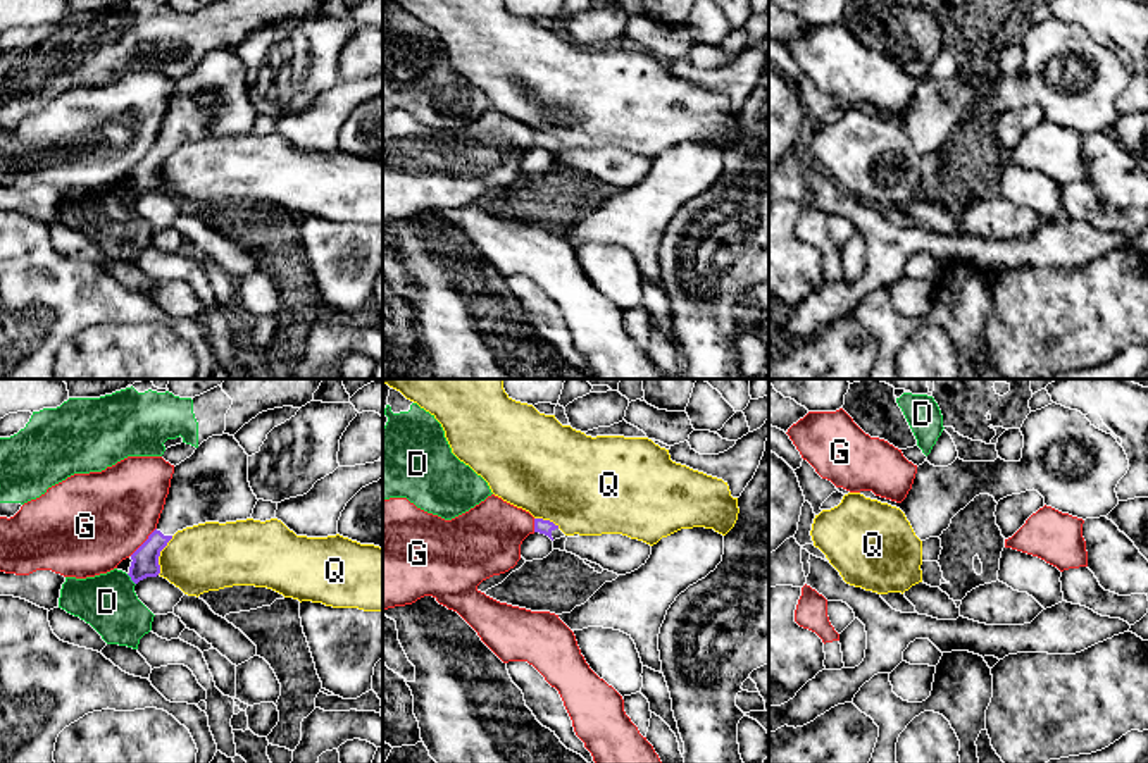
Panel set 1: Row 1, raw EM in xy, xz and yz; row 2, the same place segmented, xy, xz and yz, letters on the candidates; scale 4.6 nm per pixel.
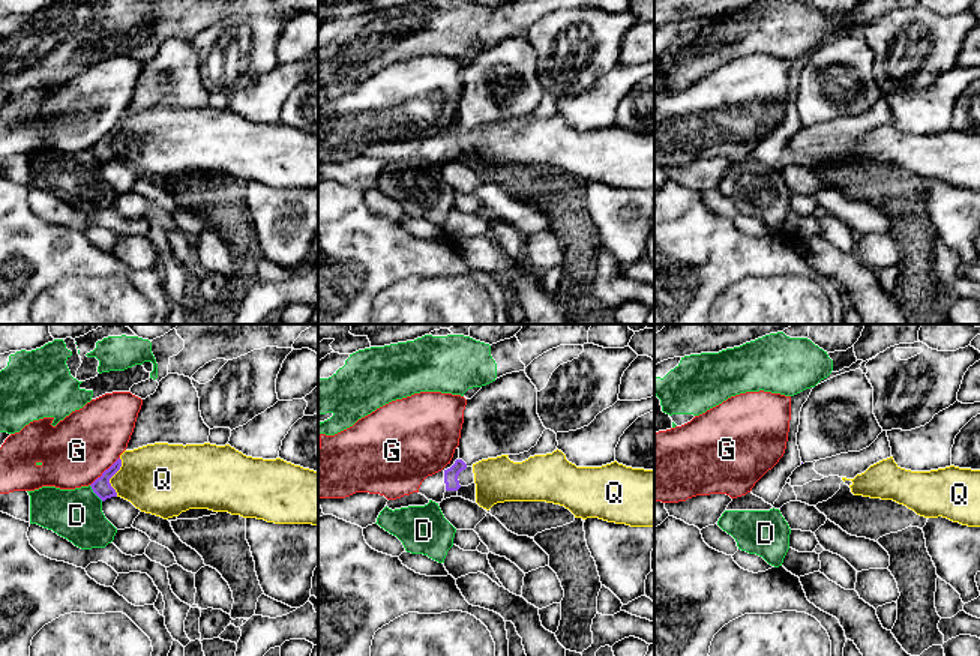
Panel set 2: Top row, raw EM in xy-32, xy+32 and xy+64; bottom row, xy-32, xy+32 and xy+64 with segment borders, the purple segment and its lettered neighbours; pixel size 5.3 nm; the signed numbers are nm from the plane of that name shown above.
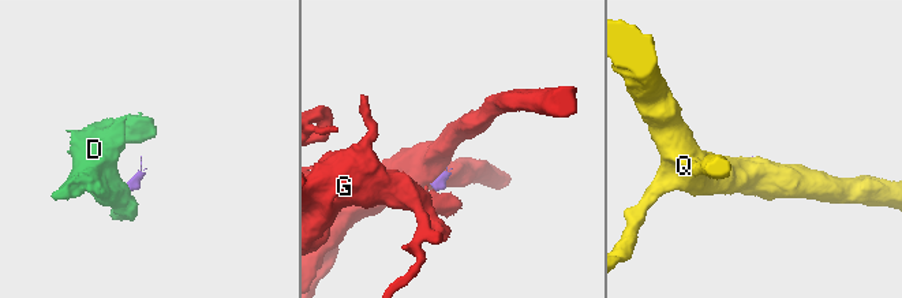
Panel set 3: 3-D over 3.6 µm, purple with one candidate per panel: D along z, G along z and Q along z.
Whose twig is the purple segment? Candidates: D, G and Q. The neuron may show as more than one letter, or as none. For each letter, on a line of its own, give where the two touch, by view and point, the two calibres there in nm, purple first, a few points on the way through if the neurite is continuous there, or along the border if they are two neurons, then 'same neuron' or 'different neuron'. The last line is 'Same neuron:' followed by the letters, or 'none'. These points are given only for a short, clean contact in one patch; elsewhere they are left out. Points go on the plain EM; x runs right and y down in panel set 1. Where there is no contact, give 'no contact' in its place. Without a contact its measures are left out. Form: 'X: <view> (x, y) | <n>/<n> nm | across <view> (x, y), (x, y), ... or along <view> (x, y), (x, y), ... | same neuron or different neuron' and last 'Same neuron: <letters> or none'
D: xy (131, 193) | 130/260 nm | along xy (126, 188), (135, 198) | different neuron
G: xy (145, 155) | 130/440 nm | along xy (155, 142), (130, 169) | different neuron
Q: xy (159, 169) | 130/320 nm | along xy (173, 150), (161, 166), (157, 188) | different neuron
Same neuron: none

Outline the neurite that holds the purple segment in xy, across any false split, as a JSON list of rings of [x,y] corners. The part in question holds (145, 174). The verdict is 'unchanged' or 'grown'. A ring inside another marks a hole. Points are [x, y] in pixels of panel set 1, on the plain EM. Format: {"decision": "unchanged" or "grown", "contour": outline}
{"decision": "grown", "contour": [[[212,50],[174,81],[157,143],[131,169],[134,198],[160,188],[159,171],[178,145],[205,136],[236,136],[252,131],[257,119],[248,96],[248,69],[234,50]]]}

